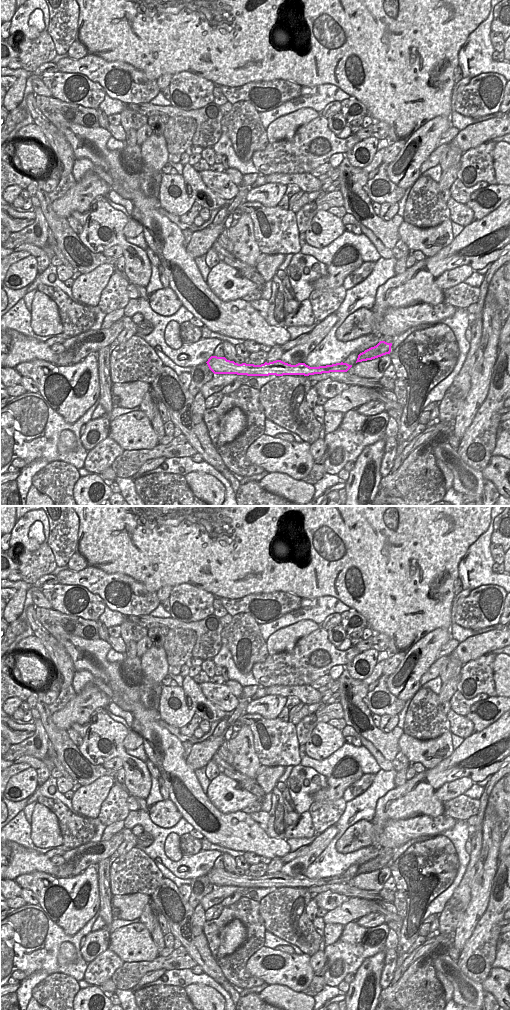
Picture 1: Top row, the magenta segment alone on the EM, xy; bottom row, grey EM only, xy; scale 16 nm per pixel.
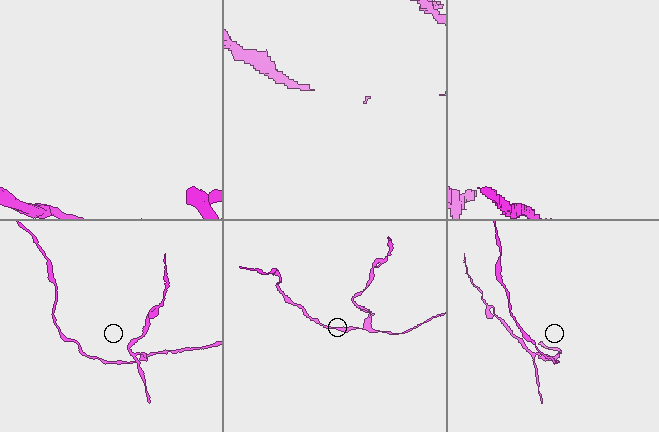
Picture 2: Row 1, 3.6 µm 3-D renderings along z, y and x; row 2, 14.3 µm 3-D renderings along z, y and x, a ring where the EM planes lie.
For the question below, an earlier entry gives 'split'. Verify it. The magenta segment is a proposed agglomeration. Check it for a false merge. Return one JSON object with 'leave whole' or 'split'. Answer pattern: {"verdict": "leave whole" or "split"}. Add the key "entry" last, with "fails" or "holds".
{"verdict": "split", "entry": "holds"}

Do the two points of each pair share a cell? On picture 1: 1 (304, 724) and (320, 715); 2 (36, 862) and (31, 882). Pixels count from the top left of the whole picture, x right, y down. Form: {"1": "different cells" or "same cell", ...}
{"1": "same cell", "2": "different cells"}

